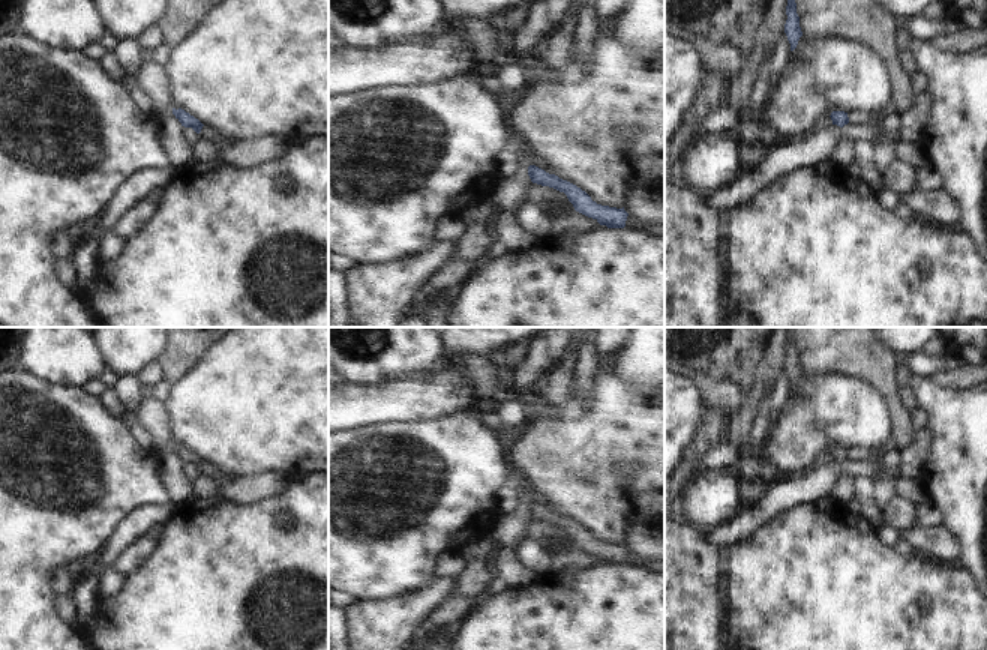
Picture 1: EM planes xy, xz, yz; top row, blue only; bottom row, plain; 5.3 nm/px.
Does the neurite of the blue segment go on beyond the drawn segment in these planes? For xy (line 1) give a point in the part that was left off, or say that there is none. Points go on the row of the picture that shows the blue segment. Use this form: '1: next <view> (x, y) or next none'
1: next none

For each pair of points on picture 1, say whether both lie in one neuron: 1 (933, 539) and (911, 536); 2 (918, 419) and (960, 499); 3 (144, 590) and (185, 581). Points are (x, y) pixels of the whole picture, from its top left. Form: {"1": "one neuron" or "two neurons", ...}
{"1": "one neuron", "2": "two neurons", "3": "one neuron"}

